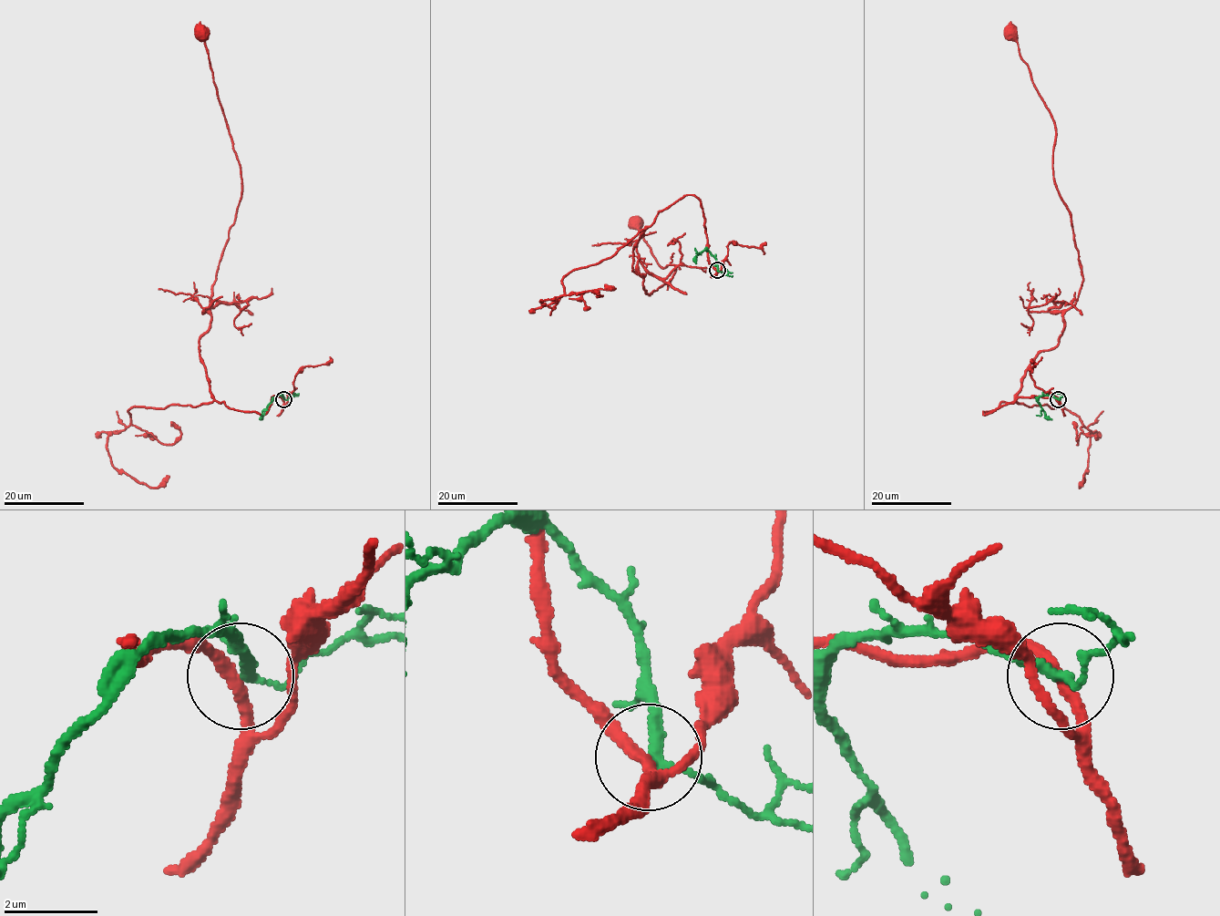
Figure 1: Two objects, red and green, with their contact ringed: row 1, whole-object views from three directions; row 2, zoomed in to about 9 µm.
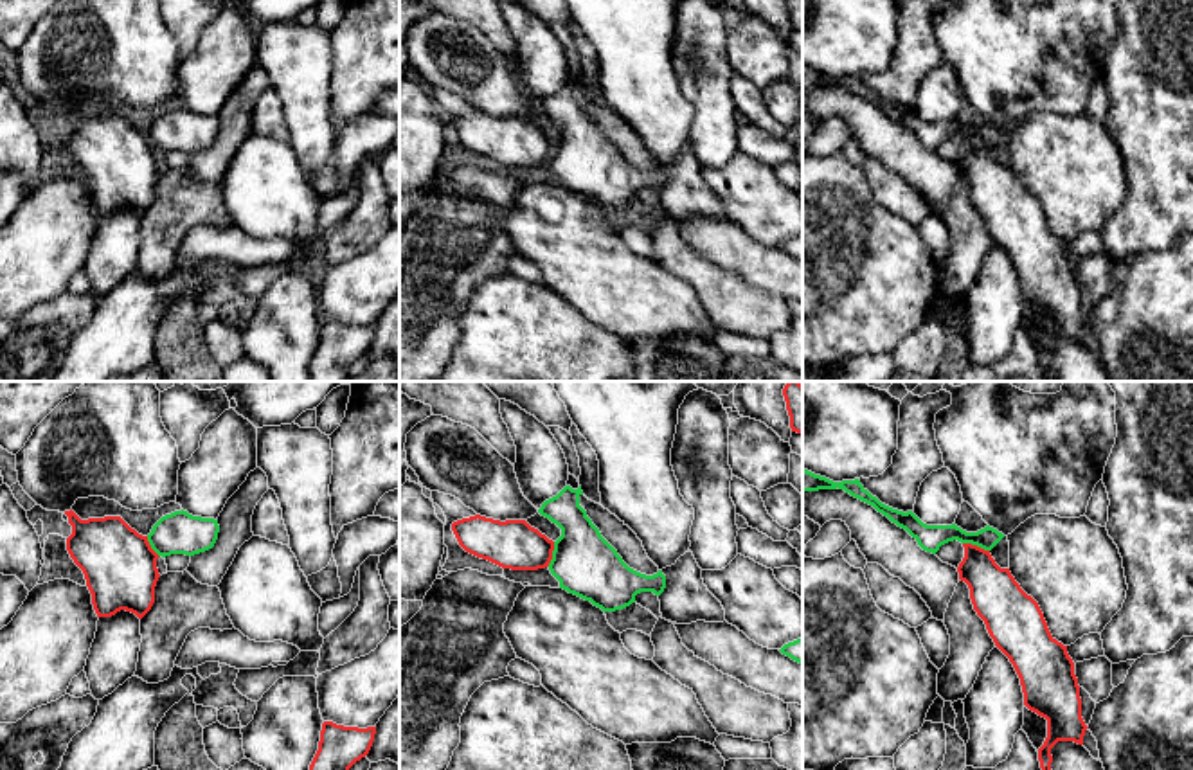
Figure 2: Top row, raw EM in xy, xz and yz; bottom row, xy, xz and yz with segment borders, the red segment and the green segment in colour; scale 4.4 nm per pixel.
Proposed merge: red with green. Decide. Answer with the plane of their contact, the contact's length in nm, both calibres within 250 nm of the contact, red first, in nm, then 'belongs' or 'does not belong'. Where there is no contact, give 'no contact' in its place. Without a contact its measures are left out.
contact in yz; length 130 nm; calibres 220 and 110 nm; does not belong

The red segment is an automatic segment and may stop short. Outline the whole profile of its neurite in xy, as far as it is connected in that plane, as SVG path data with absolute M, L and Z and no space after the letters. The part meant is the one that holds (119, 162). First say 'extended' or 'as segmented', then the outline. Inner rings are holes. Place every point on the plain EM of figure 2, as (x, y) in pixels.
as segmented; M72 106L65 112L72 122L67 148L85 171L97 214L126 207L142 216L155 200L160 175L148 133L121 113L81 117Z

